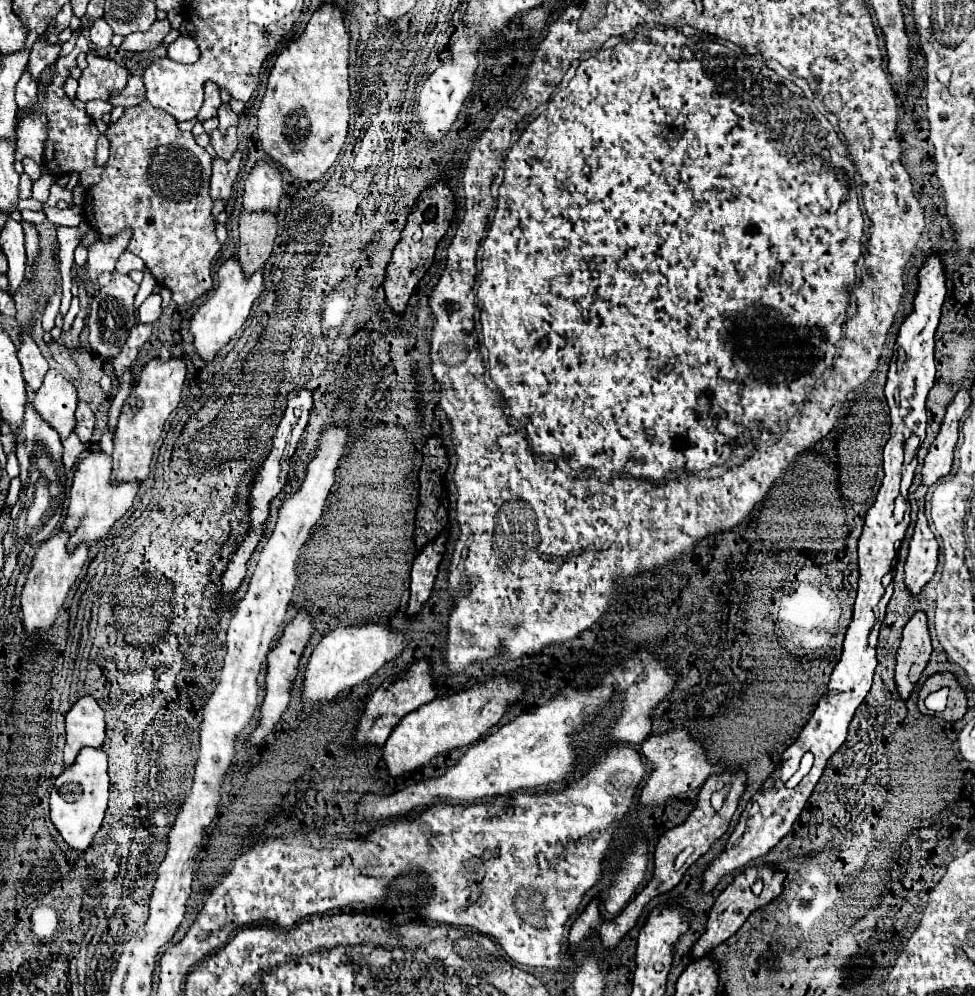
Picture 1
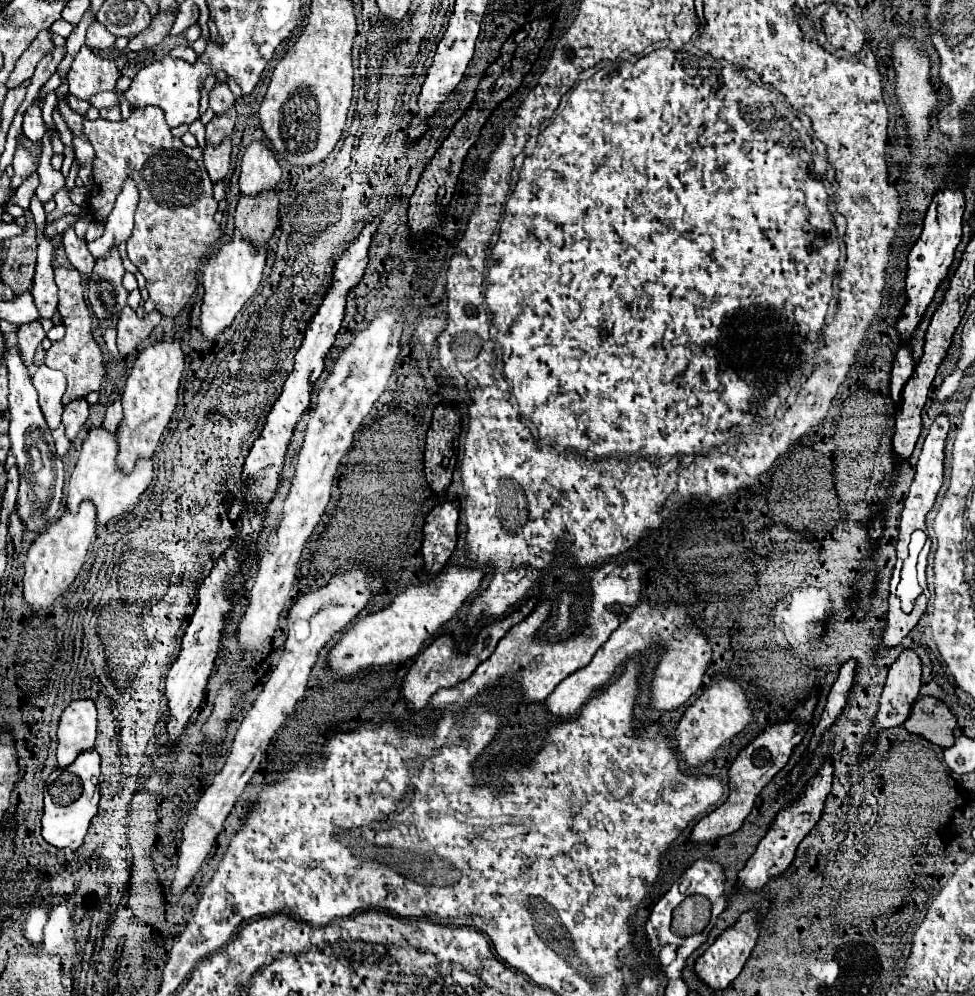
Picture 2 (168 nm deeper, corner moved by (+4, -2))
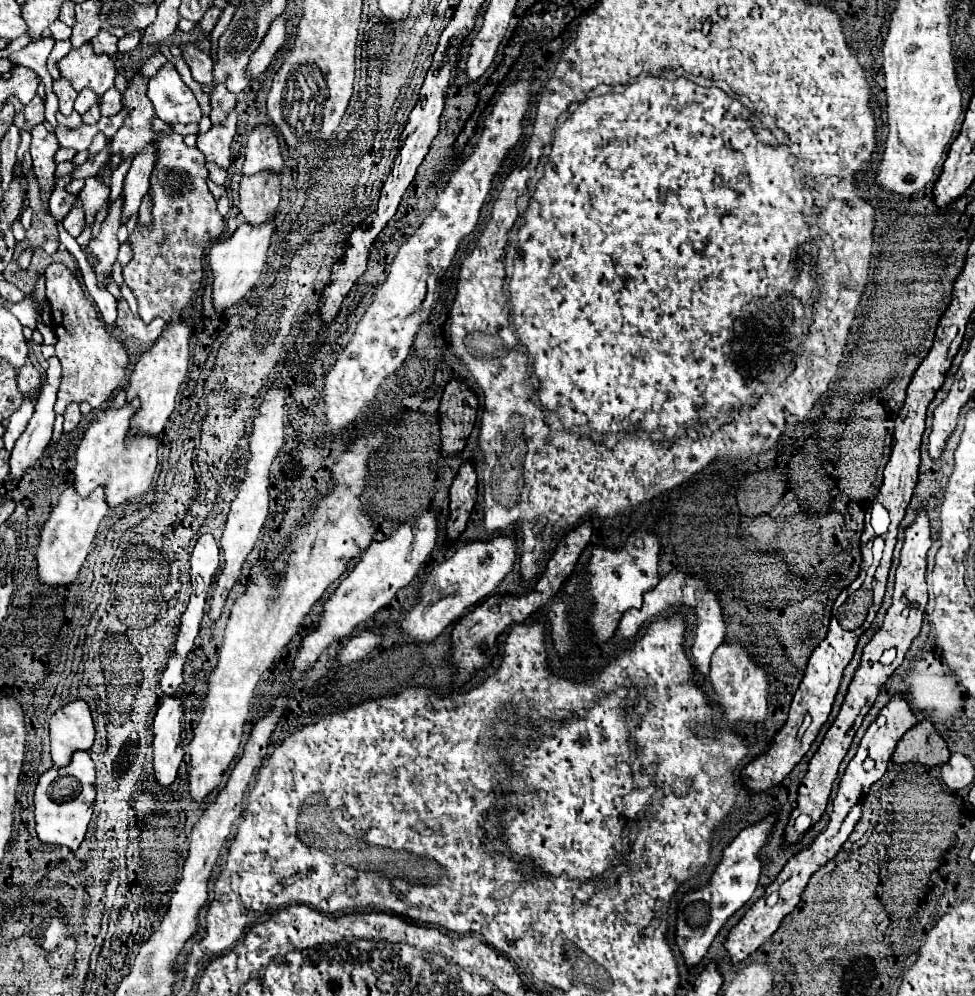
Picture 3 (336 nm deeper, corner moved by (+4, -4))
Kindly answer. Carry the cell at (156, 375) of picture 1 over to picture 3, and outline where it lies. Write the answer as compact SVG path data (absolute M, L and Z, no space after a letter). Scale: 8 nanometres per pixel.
M171 322L165 326L165 332L157 338L157 342L145 354L141 354L139 362L135 364L127 388L129 402L135 398L141 400L141 410L135 414L135 420L131 422L135 432L143 432L149 436L159 436L163 432L165 422L175 408L175 396L179 392L179 386L187 374L189 338L191 330L185 322Z

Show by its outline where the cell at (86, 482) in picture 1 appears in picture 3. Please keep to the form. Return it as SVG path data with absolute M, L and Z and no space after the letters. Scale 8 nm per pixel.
M139 400L127 402L121 408L109 406L85 432L77 448L75 466L75 490L81 496L87 496L97 486L105 486L107 502L115 508L133 496L141 496L149 488L157 466L159 440L143 434L129 434L129 418L133 418L137 410Z

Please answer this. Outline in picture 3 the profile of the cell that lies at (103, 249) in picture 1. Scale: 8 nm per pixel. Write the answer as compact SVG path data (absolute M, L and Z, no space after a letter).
M149 144L147 148L143 148L143 152L139 152L133 158L131 170L125 176L123 182L123 196L125 196L125 204L123 204L123 224L127 222L129 216L137 214L143 196L149 192L149 178L155 166L155 156L159 156L159 152L155 152L155 144Z

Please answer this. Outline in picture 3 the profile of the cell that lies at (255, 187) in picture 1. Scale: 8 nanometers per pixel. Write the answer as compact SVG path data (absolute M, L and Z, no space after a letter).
M259 124L247 140L247 152L245 152L245 162L243 162L243 174L251 176L261 170L275 170L281 172L281 150L279 150L279 140L277 134L271 126Z

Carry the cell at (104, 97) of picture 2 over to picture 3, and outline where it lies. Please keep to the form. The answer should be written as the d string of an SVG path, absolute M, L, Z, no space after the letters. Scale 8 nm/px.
M89 88L81 90L79 96L77 96L77 100L75 100L75 112L85 114L95 104L95 100L97 100L97 94L95 92L91 92Z

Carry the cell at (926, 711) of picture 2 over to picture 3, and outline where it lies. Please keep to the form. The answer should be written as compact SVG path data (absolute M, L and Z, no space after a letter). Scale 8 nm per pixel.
M921 720L917 726L905 732L899 740L893 754L895 764L923 764L923 766L941 766L947 764L949 750L945 740L937 734L929 720Z

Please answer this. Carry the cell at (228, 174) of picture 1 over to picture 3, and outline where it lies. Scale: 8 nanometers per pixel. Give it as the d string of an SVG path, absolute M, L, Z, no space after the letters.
M231 110L223 124L211 126L205 134L197 136L197 148L205 154L209 162L221 168L231 166L231 142L237 132L237 112Z

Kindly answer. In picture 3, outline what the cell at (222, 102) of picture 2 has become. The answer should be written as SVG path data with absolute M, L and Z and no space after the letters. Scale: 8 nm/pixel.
M187 42L187 44L181 44L181 54L183 54L183 60L191 68L191 74L197 82L213 84L213 74L211 74L213 60L205 52L201 52L195 44Z

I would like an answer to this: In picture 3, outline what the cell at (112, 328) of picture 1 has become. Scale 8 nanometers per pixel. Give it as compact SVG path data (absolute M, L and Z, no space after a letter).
M119 196L111 204L109 216L105 218L105 222L101 226L101 234L95 240L91 240L91 244L87 248L99 258L99 264L95 266L95 272L97 272L97 278L99 278L101 286L107 278L111 278L111 266L117 260L117 248L119 248L117 228L121 226L121 208L123 208L123 196Z

